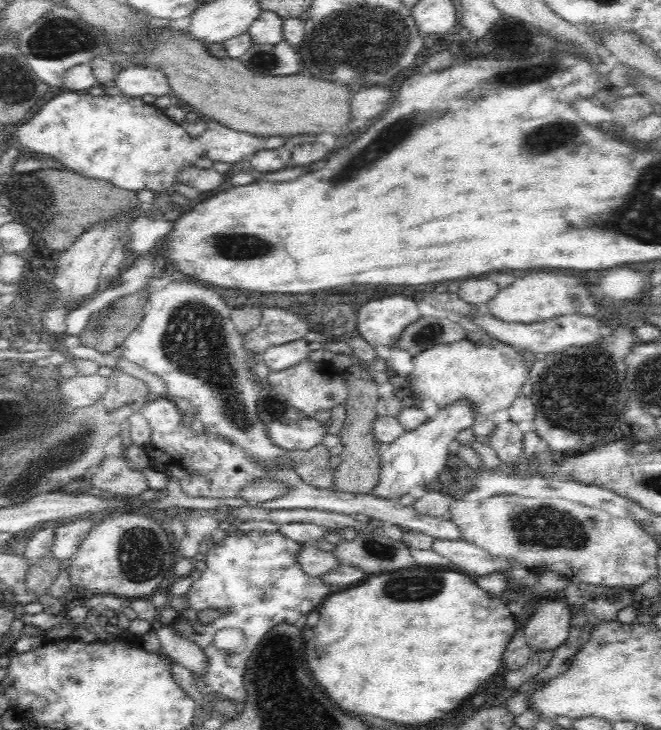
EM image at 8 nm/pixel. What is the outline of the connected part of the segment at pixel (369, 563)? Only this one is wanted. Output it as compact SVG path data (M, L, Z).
M368 530L340 541L332 549L339 565L354 566L367 575L400 570L415 565L410 548L402 541L392 540L384 534Z

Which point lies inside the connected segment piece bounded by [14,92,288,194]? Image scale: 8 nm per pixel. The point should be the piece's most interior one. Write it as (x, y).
(131, 144)

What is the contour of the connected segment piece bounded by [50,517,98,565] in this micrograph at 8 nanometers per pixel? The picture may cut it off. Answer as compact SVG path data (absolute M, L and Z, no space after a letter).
M82 517L65 525L53 525L54 538L52 538L50 553L59 565L76 554L81 542L88 536L88 532L97 521L96 518Z

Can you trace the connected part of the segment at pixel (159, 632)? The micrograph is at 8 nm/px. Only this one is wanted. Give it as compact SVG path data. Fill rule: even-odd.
M155 626L153 628L155 637L159 640L161 647L168 656L177 660L182 666L195 674L202 674L206 668L206 657L204 651L192 641L180 636L172 627Z

